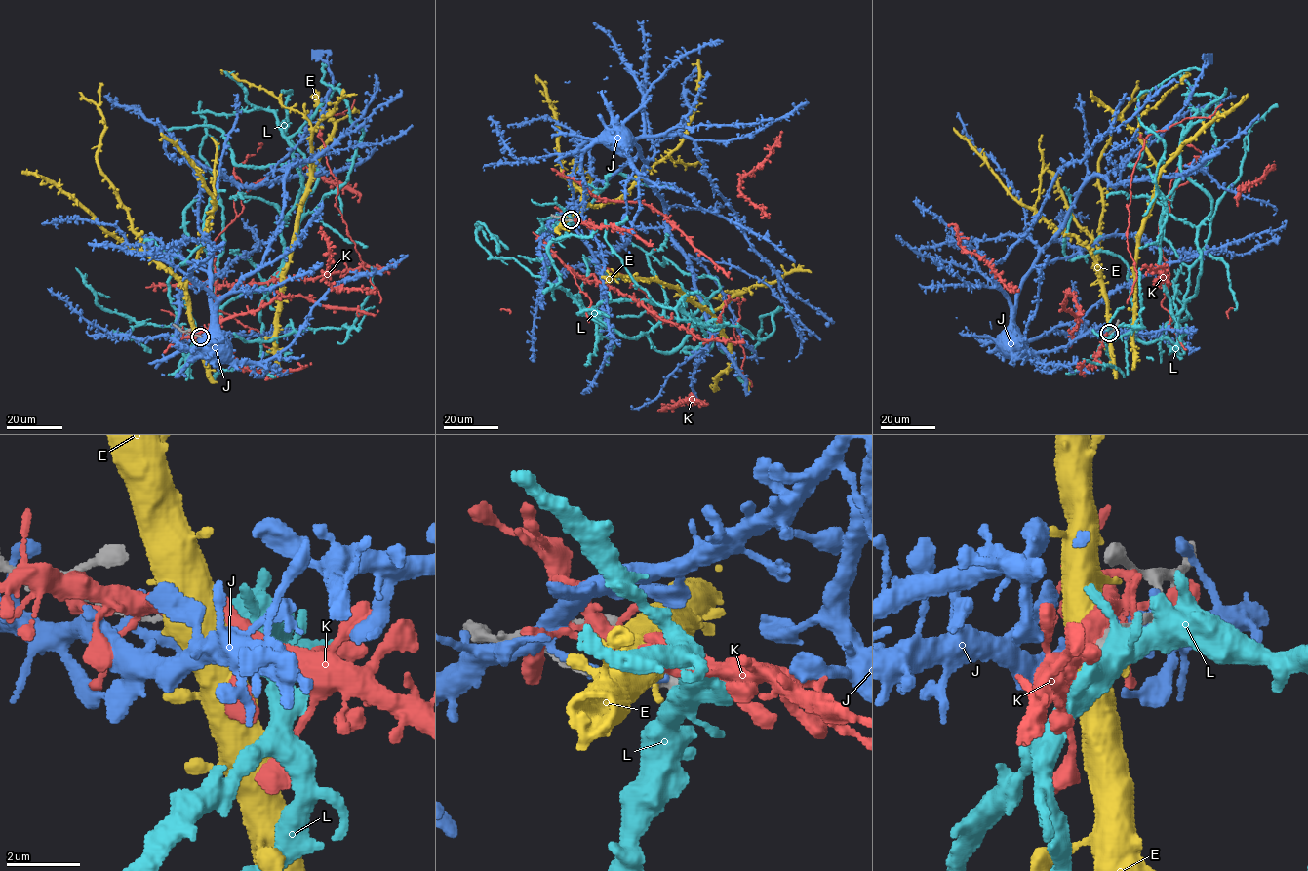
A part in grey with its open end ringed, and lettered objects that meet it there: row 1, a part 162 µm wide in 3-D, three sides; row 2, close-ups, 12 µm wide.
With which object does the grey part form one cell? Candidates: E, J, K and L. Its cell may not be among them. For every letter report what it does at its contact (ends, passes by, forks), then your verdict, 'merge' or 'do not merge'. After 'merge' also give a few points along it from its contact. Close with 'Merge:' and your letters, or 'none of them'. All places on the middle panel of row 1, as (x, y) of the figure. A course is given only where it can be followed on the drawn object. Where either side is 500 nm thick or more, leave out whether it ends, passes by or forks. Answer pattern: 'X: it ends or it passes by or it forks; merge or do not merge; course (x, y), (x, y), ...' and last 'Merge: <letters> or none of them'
E: it passes by; do not merge
J: it ends; do not merge
K: do not merge
L: it forks; do not merge
Merge: none of them

